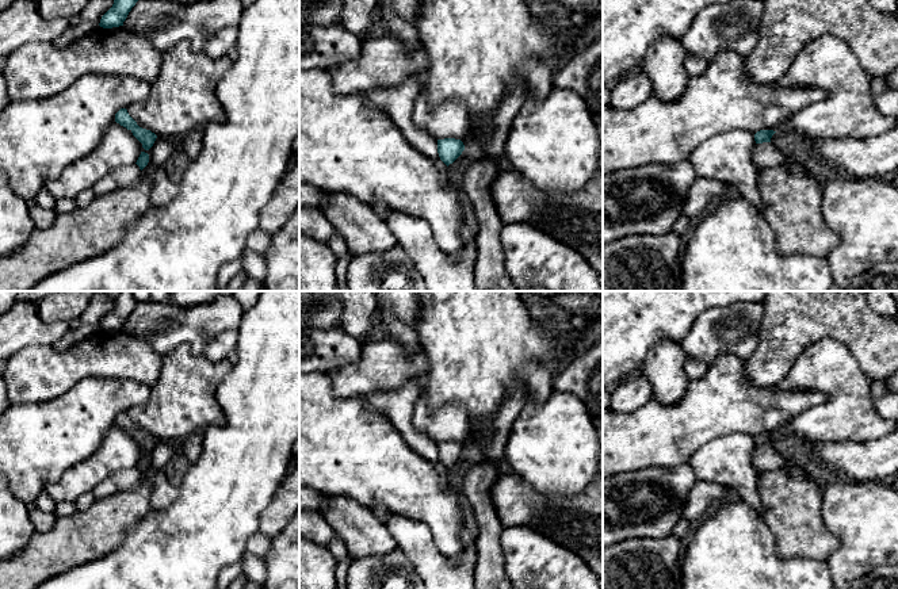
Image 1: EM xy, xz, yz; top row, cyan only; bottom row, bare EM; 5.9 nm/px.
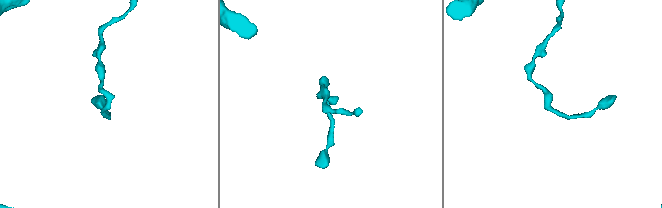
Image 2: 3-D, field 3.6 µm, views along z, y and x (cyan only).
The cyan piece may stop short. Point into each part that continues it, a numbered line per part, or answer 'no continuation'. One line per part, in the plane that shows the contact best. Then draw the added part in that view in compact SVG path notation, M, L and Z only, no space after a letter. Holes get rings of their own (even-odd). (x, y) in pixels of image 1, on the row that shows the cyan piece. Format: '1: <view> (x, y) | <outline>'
no continuation

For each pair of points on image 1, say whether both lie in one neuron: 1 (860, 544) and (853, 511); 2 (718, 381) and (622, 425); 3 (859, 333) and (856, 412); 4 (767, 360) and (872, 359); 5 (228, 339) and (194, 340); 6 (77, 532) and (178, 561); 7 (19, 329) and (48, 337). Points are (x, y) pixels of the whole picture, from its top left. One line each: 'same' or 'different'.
1: same
2: same
3: different
4: same
5: different
6: different
7: same

